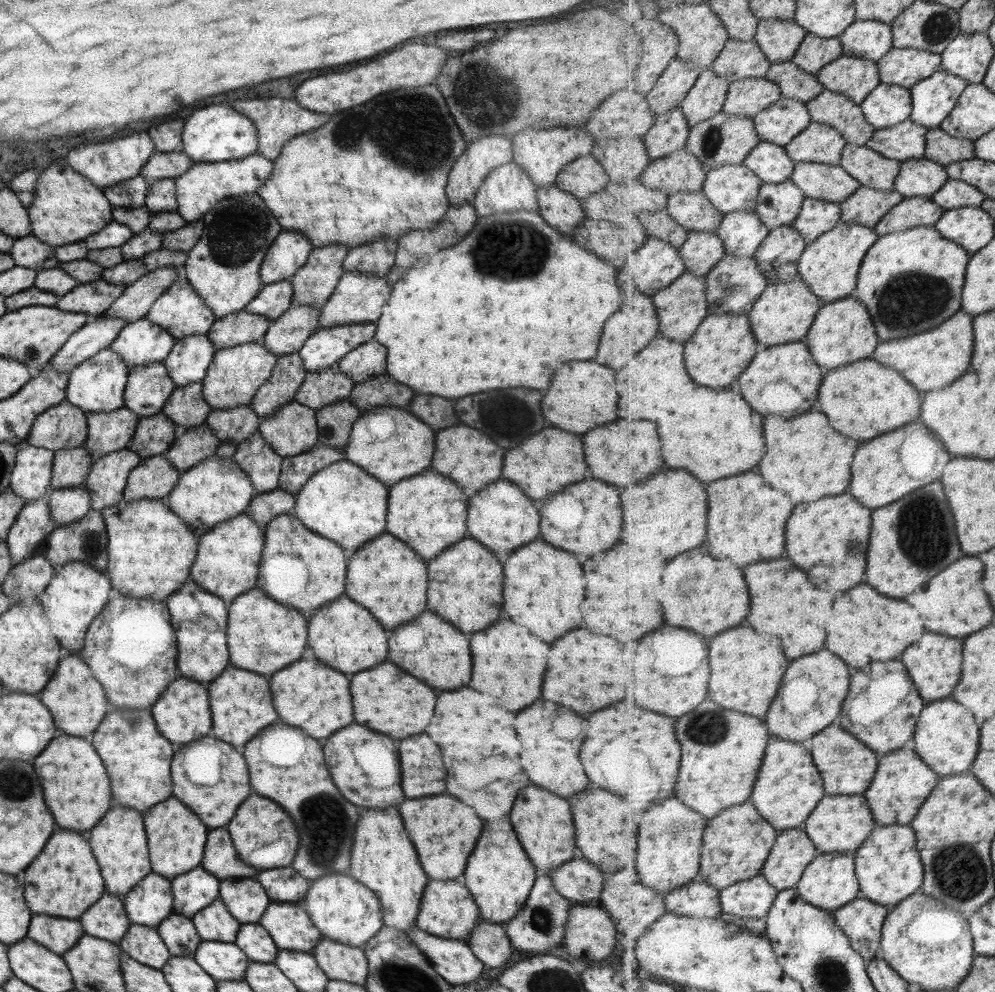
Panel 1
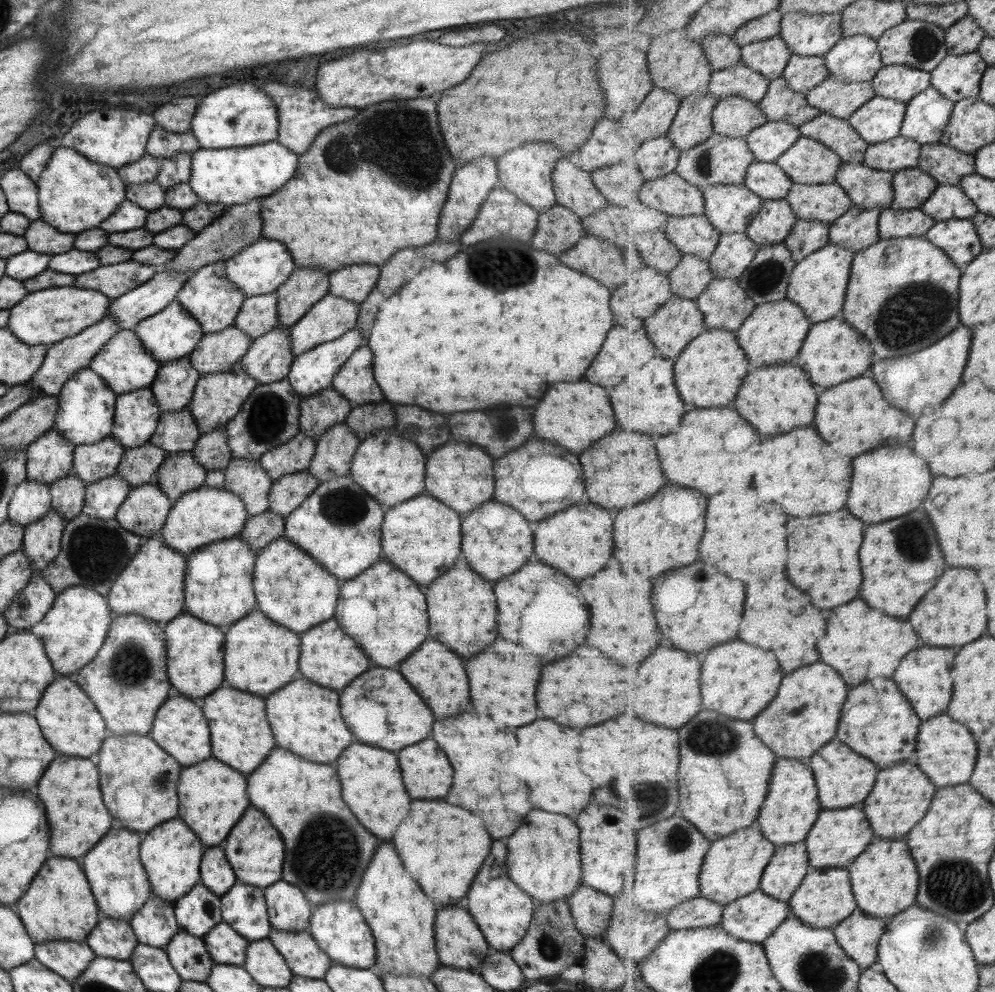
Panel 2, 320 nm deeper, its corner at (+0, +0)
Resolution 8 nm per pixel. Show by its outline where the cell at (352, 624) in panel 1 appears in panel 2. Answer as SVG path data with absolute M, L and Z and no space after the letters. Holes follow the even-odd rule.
M334 618L315 625L298 637L300 638L298 676L309 682L329 688L329 690L341 690L355 676L359 676L361 672L369 668L369 660L365 658L365 654L355 646L351 638L347 638L345 633L339 630L339 625Z

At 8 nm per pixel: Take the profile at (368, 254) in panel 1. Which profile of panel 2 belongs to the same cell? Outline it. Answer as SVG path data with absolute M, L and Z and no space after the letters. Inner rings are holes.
M347 266L328 274L328 294L359 304L373 290L378 279L375 266Z

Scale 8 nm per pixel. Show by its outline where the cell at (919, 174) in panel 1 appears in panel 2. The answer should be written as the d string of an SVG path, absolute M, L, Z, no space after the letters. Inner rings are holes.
M920 167L894 173L895 198L892 208L915 209L923 206L938 189L940 183Z

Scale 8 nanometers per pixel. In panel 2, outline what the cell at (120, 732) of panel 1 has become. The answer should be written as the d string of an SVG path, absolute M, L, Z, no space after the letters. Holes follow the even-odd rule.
M147 734L109 735L97 752L99 790L109 814L127 830L140 835L177 817L177 778L182 766L153 742Z

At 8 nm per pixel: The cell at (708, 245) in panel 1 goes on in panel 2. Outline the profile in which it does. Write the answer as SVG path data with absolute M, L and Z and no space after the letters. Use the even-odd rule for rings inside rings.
M685 254L682 261L669 274L674 296L697 300L715 278L710 261L694 254Z

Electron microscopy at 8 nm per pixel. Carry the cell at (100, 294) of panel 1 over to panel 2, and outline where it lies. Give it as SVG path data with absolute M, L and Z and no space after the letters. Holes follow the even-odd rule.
M126 260L112 265L99 265L93 270L75 276L76 287L98 290L108 299L117 298L139 284L147 282L159 269L159 266L146 265Z

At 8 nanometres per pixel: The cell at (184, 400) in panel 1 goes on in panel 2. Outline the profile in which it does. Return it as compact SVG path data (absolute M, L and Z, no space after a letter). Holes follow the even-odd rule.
M185 408L179 412L161 412L148 442L166 453L190 452L199 436L199 429Z

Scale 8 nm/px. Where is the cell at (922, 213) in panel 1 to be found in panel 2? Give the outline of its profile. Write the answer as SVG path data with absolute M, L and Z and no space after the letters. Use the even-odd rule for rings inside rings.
M920 208L884 209L879 219L880 238L923 237L936 222Z

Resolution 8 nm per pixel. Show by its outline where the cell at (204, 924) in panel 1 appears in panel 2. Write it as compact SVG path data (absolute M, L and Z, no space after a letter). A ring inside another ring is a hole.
M221 922L203 936L207 952L214 964L243 966L248 941L239 936L229 925Z

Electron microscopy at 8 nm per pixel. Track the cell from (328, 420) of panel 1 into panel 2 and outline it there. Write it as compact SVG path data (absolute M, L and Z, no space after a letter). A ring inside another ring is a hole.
M343 422L327 429L315 442L316 449L306 471L319 483L346 476L360 443L355 433Z

